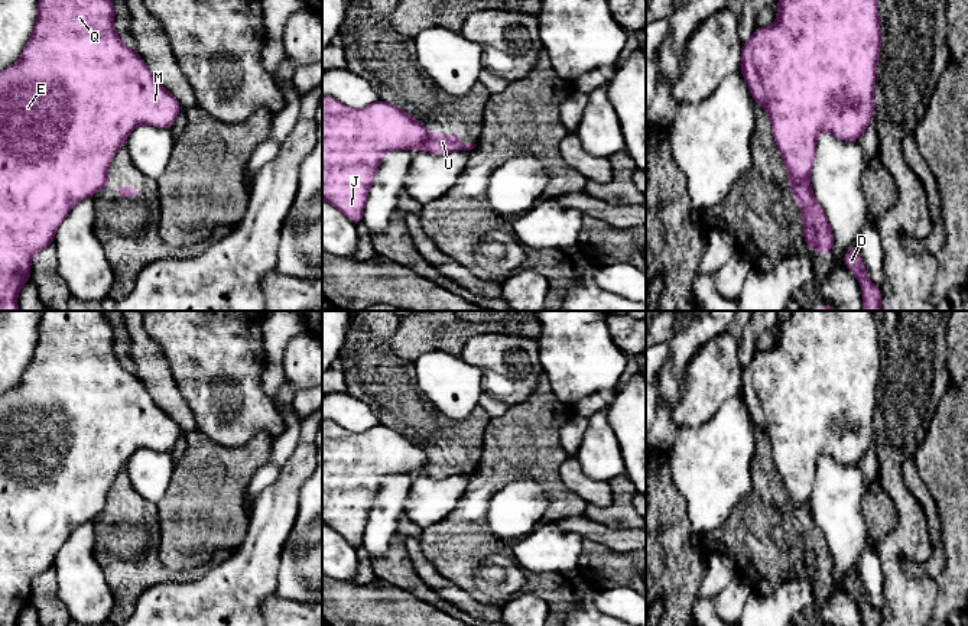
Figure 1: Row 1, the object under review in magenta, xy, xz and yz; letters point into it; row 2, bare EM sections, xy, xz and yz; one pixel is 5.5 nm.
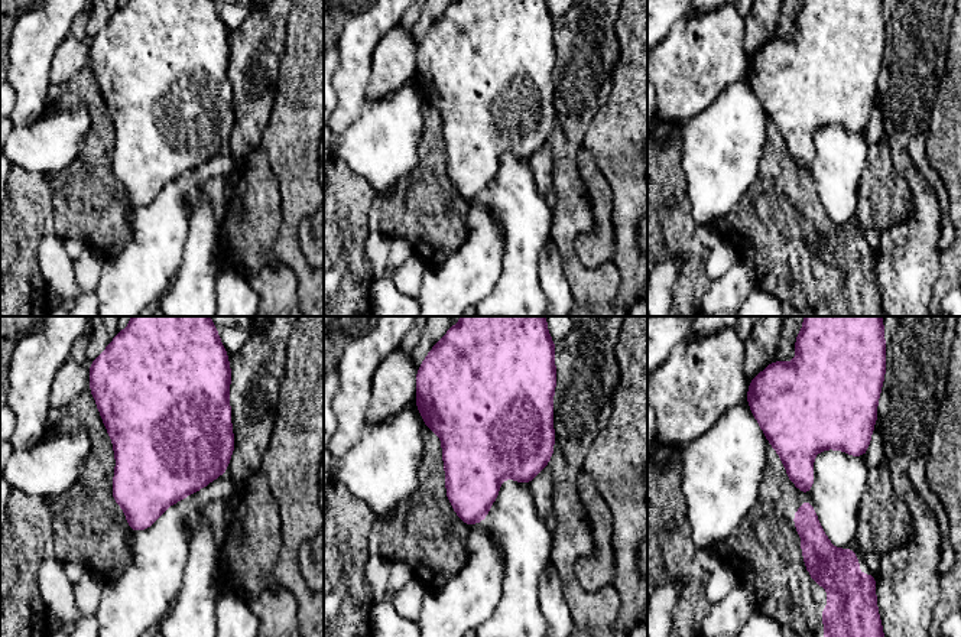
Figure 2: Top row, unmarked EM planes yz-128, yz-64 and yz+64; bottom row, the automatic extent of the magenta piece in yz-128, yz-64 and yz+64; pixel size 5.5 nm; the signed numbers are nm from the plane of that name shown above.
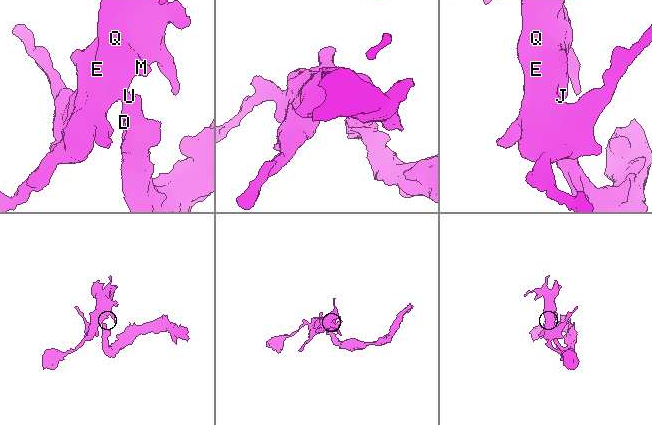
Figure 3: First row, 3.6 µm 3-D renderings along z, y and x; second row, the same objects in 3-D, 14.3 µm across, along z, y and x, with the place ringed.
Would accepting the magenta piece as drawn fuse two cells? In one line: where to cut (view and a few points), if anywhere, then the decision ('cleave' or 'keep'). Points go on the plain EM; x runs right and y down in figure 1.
cut in yz along (808, 502), (789, 506); cleave

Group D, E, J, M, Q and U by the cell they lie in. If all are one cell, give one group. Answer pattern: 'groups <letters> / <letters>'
groups D U / E J M Q

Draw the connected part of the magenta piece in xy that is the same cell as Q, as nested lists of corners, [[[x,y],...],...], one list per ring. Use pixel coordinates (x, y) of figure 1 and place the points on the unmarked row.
[[[43,311],[33,357],[19,385],[0,398],[0,626],[16,626],[20,612],[30,604],[32,581],[52,570],[58,549],[77,526],[101,513],[113,481],[126,468],[130,455],[140,448],[170,453],[181,437],[179,425],[153,402],[139,377],[120,364],[114,338],[114,330],[103,311]]]

